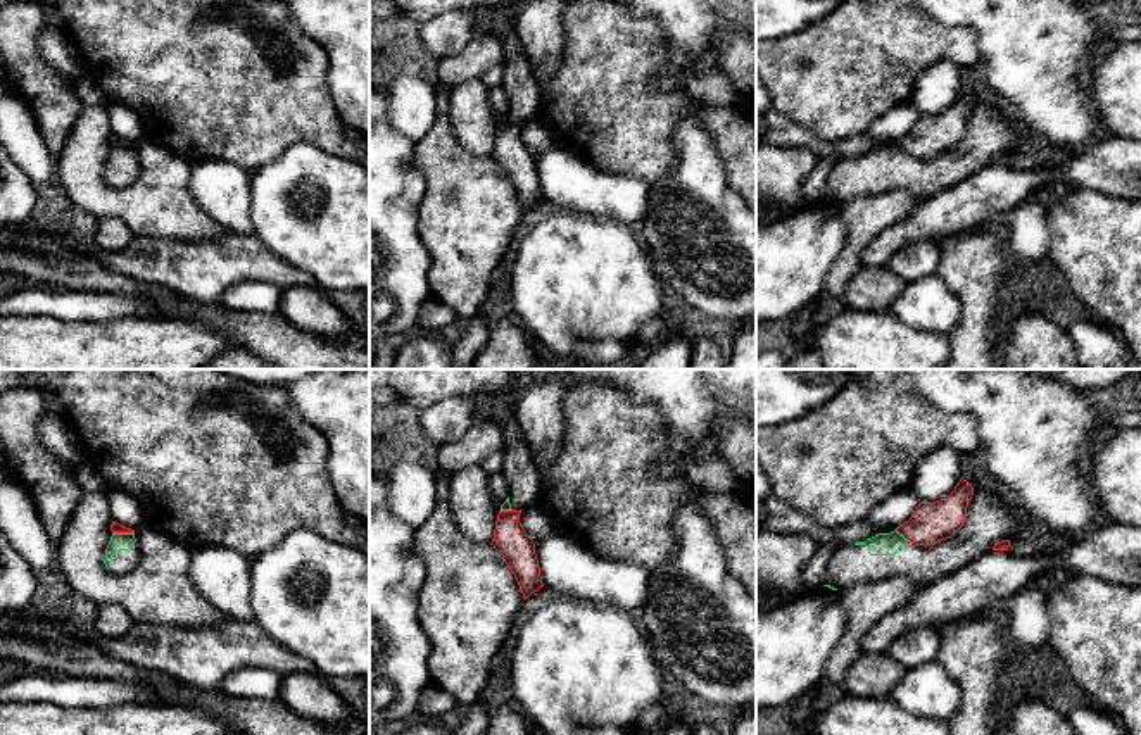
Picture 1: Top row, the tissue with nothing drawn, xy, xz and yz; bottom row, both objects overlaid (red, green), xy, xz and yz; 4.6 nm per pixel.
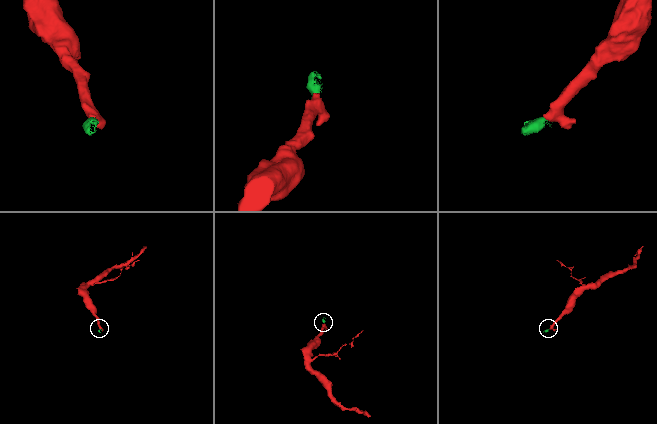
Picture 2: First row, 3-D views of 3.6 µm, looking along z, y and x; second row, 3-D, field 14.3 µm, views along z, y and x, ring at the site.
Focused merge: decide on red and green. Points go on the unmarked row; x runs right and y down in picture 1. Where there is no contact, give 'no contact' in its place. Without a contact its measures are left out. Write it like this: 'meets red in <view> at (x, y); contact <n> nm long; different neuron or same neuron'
meets red in xy at (123, 145); contact 100 nm long; different neuron

